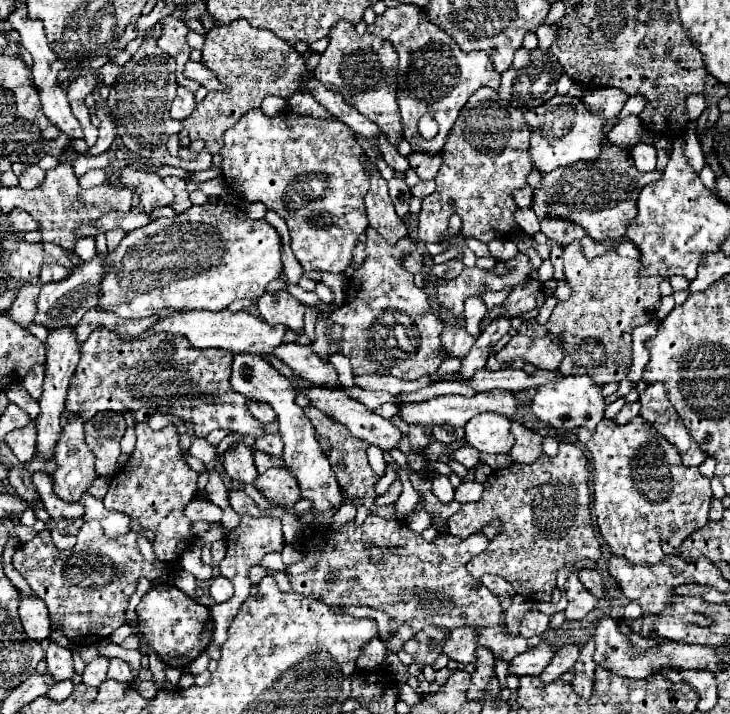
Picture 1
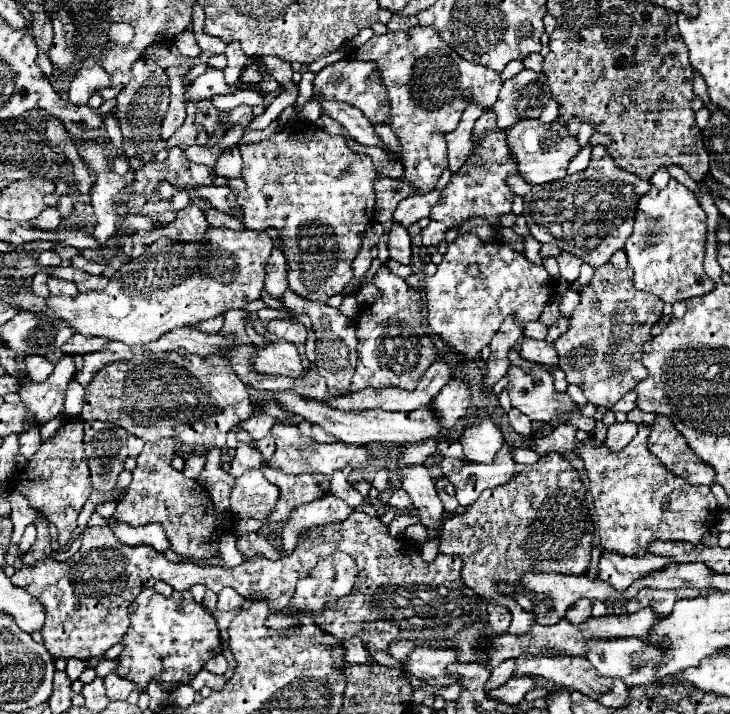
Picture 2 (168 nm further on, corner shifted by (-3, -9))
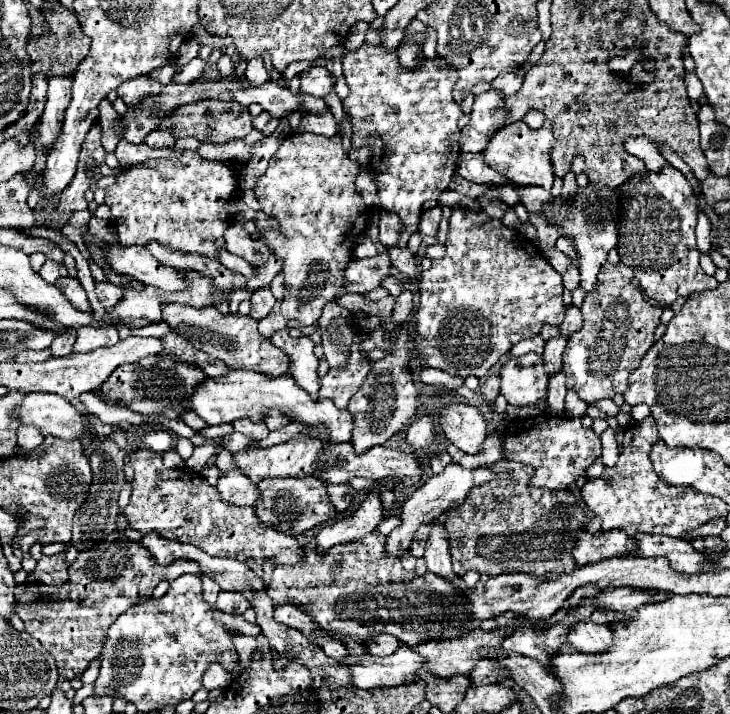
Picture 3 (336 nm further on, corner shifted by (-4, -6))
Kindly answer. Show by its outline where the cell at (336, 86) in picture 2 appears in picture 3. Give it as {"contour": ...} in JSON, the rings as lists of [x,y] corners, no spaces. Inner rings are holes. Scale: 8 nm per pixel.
{"contour":[[[316,65],[300,73],[300,91],[306,95],[326,97],[332,87],[334,87],[334,77],[328,73],[326,67]]]}

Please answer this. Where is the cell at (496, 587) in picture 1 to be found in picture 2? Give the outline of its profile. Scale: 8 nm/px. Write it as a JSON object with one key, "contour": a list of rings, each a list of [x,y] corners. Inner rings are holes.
{"contour":[[[487,604],[487,612],[489,612],[489,618],[487,618],[487,624],[489,624],[489,630],[501,634],[509,628],[511,624],[511,610],[503,604]]]}

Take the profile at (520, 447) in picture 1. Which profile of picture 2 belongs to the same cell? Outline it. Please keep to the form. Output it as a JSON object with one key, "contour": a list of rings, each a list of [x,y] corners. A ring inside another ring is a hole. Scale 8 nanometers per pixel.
{"contour":[[[505,444],[499,452],[499,458],[495,458],[493,464],[465,464],[463,470],[459,472],[449,472],[445,474],[447,480],[453,484],[455,498],[459,500],[461,506],[473,504],[479,494],[487,488],[497,488],[501,484],[507,484],[511,476],[515,476],[515,466],[517,462],[513,460],[513,448]]]}

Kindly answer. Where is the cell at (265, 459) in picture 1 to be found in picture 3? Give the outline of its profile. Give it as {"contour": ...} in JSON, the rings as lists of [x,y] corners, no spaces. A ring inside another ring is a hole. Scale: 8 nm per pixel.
{"contour":[[[300,477],[300,479],[264,479],[256,485],[260,489],[260,497],[254,505],[254,513],[256,517],[264,523],[264,525],[272,525],[278,527],[284,533],[290,533],[292,537],[310,531],[312,527],[336,517],[336,509],[334,505],[328,501],[326,489],[322,485],[322,481],[318,481],[316,477]],[[314,503],[314,509],[306,509],[306,505]],[[304,505],[304,507],[302,507]]]}

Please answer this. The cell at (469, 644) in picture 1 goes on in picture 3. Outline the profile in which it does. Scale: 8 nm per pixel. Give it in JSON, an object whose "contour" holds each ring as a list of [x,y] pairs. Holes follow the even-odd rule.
{"contour":[[[400,645],[398,651],[388,655],[388,657],[372,657],[368,653],[364,653],[360,657],[348,655],[340,663],[350,669],[352,683],[358,689],[376,689],[376,687],[382,687],[382,685],[404,685],[404,683],[410,683],[410,681],[414,681],[414,673],[422,667],[420,657],[416,657],[416,653],[412,653],[412,649],[408,645]]]}

